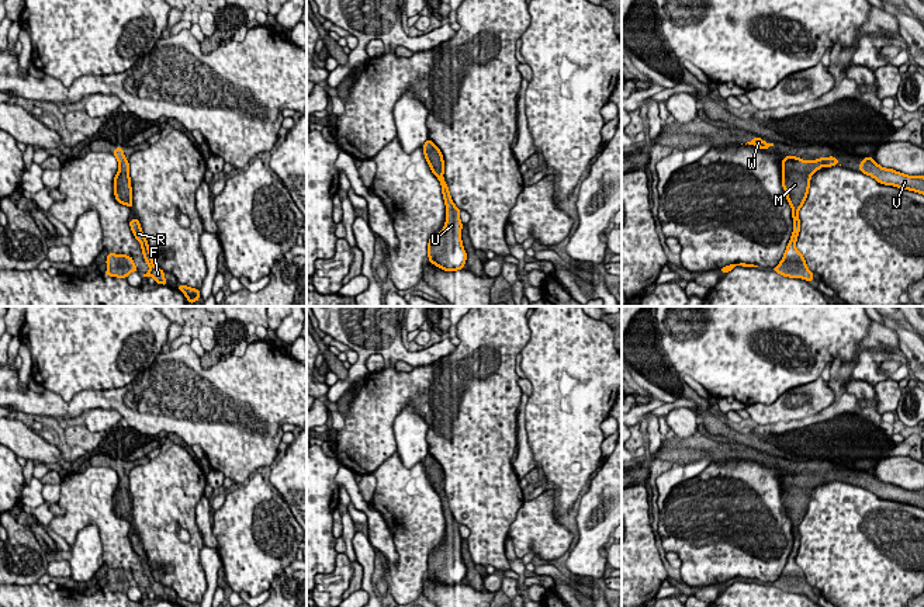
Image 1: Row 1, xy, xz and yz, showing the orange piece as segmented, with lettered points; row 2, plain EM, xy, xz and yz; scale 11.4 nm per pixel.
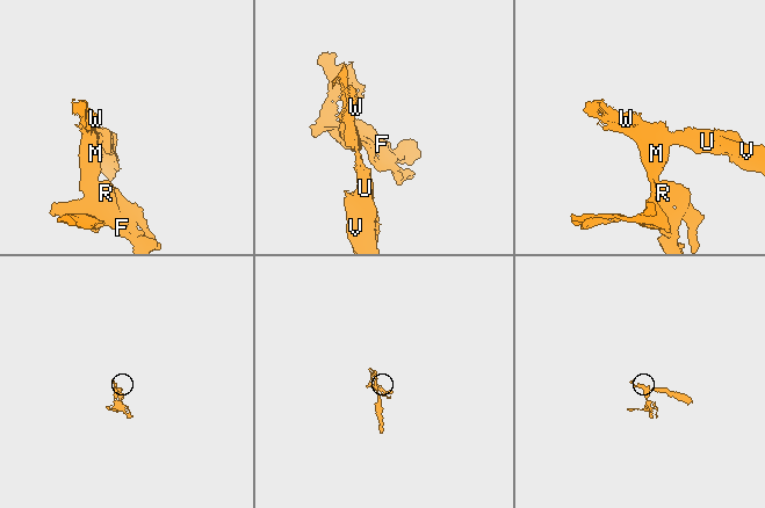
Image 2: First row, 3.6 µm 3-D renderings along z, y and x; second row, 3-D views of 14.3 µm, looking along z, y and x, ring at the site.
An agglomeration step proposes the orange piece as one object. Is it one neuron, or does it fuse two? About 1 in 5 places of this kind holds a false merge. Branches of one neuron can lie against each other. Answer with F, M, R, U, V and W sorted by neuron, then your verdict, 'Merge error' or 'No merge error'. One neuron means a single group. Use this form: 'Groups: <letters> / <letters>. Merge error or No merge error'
Groups: F M R U V W. No merge error

